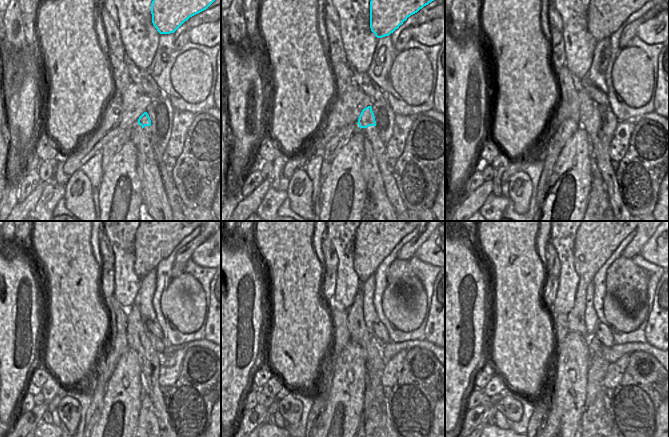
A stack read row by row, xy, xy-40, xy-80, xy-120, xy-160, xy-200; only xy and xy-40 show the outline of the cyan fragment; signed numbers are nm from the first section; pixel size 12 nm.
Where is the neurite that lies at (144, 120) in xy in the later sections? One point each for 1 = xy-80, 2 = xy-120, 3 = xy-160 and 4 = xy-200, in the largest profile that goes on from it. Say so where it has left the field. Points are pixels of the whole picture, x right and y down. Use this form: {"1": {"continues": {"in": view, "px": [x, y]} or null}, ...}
{"1": {"continues": {"in": "xy-80", "px": [589, 116]}}, "2": {"continues": {"in": "xy-120", "px": [137, 337]}}, "3": {"continues": {"in": "xy-160", "px": [374, 241]}}, "4": {"continues": {"in": "xy-200", "px": [595, 241]}}}

